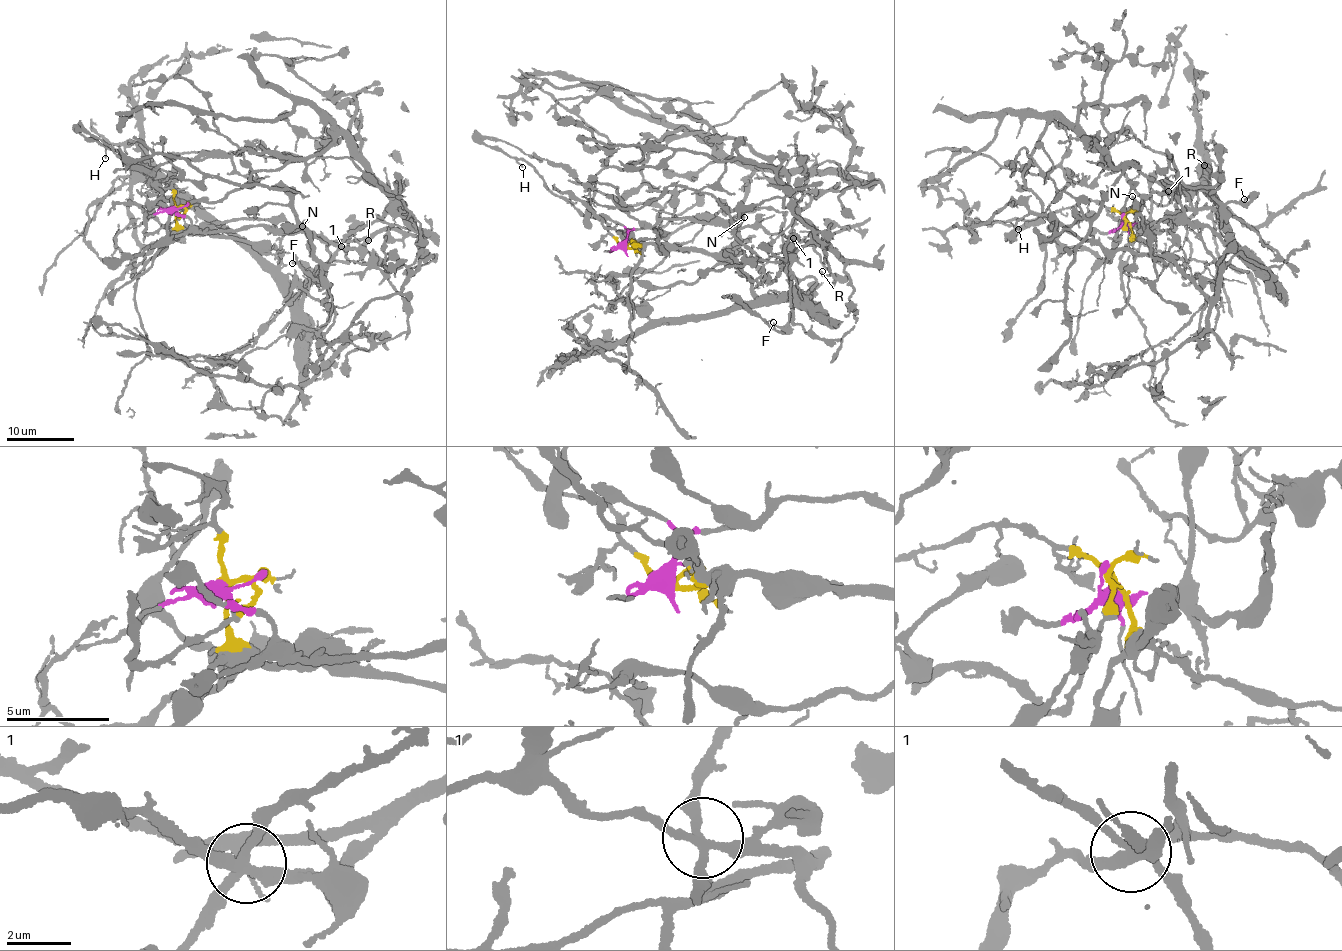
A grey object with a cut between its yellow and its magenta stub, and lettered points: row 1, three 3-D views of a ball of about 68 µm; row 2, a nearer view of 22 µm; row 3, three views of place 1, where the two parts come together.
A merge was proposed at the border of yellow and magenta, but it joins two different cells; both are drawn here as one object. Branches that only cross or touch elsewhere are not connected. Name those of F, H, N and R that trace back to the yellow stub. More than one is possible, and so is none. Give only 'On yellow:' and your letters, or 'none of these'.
On yellow: H

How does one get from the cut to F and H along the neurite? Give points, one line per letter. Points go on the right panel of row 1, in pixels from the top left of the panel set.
F: (1127, 221), (1115, 237), (1125, 213), (1178, 178), (1222, 203), (1250, 196), (1243, 199)
H: (1127, 221), (1090, 199), (1052, 213), (1010, 220), (1018, 229)

